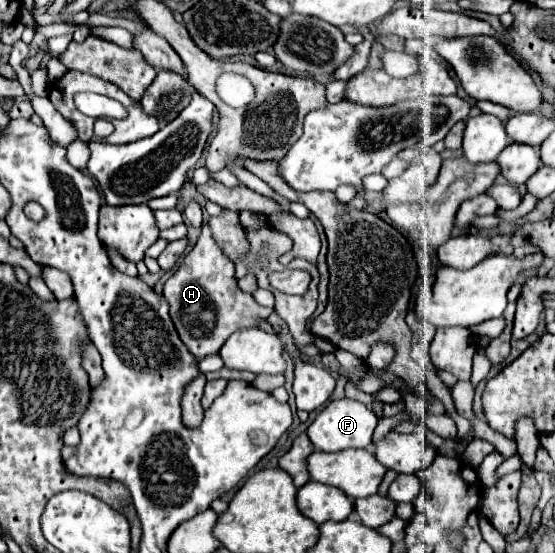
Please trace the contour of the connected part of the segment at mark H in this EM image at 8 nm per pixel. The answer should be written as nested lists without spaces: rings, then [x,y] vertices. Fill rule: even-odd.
[[[203,224],[197,244],[183,258],[177,272],[165,282],[163,296],[171,306],[171,320],[179,332],[181,342],[195,356],[195,360],[203,360],[205,356],[217,354],[223,342],[235,330],[255,326],[259,318],[267,320],[273,312],[273,309],[259,306],[251,294],[241,292],[233,274],[233,262],[215,242],[209,226]]]

